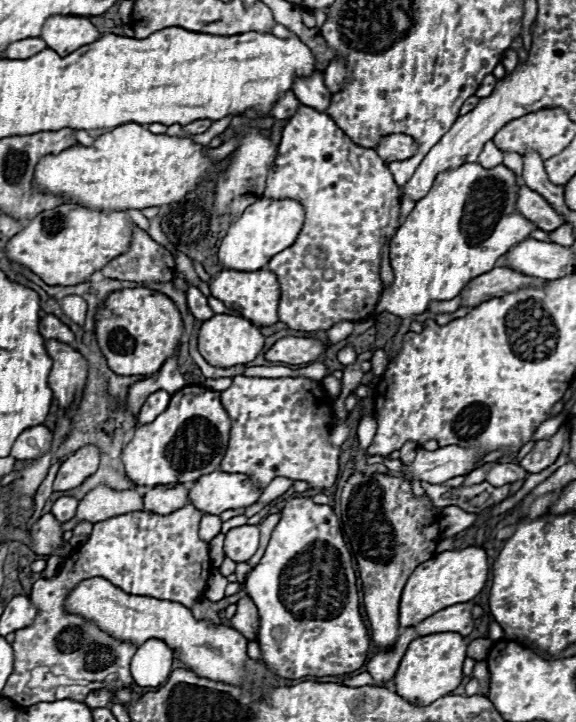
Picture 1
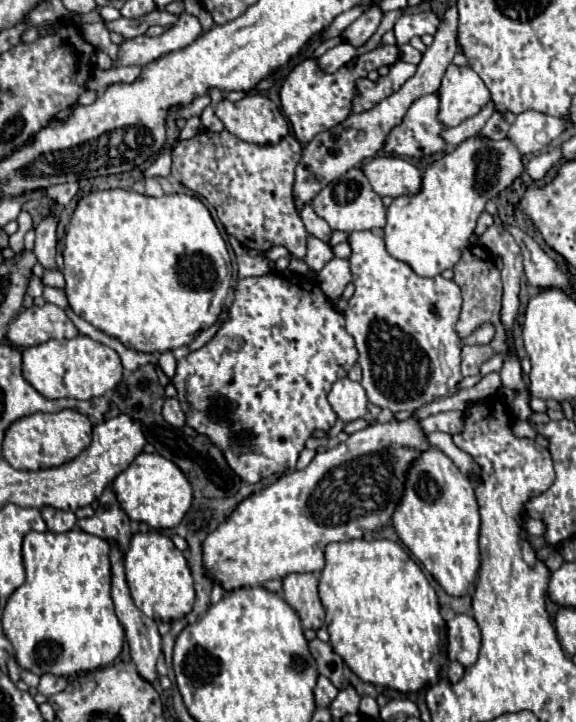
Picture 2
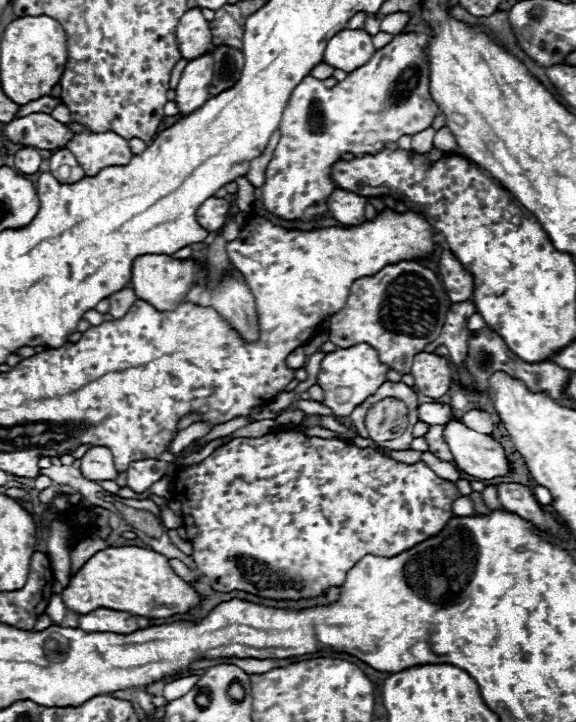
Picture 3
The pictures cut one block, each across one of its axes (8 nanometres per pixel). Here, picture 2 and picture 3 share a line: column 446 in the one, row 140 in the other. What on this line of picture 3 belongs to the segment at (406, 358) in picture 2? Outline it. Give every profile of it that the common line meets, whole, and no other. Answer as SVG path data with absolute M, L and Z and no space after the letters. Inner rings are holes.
M406 32L394 36L390 44L376 50L376 54L360 68L350 72L334 88L326 90L322 80L306 76L290 96L286 104L280 132L282 138L274 150L274 156L266 170L266 182L262 186L264 208L284 220L310 220L320 214L328 214L326 198L336 188L330 180L330 168L342 158L344 152L354 156L376 154L386 144L396 142L404 134L416 134L432 126L438 116L438 104L430 96L430 62L426 54L426 44L430 42L430 32Z

